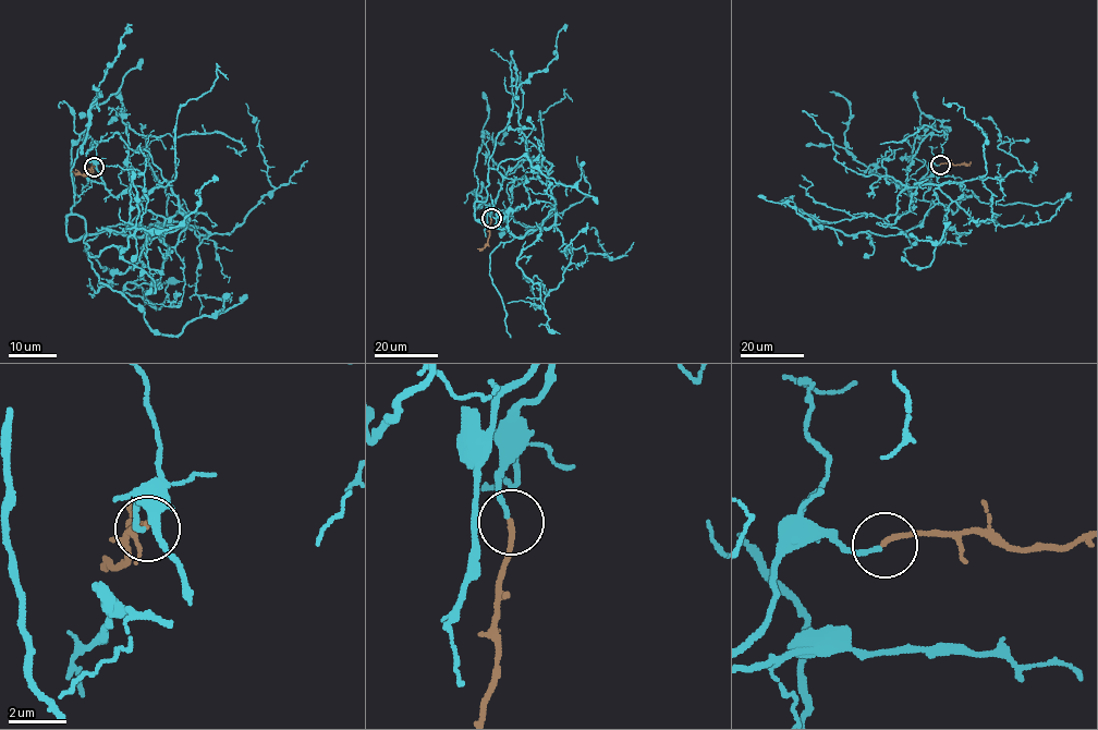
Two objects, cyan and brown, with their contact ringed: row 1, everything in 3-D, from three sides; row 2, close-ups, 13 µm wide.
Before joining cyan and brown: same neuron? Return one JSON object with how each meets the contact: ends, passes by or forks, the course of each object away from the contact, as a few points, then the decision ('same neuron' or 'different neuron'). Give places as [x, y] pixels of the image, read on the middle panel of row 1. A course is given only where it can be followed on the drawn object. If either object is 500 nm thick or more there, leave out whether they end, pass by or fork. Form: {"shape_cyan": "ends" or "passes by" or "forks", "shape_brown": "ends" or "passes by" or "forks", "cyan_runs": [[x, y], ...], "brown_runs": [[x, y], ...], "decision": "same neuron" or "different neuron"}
{"shape_cyan": "ends", "shape_brown": "ends", "cyan_runs": [[490, 218], [505, 174], [533, 157], [546, 183], [514, 178], [515, 220], [535, 227], [586, 197], [577, 157]], "brown_runs": [[491, 218], [487, 244], [477, 248]], "decision": "same neuron"}

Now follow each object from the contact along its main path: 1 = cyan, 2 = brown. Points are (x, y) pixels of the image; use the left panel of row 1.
1: (94, 167), (117, 197), (166, 181), (166, 218), (131, 189), (125, 125), (229, 146)
2: (95, 167), (92, 167), (90, 172), (81, 174), (72, 171)

